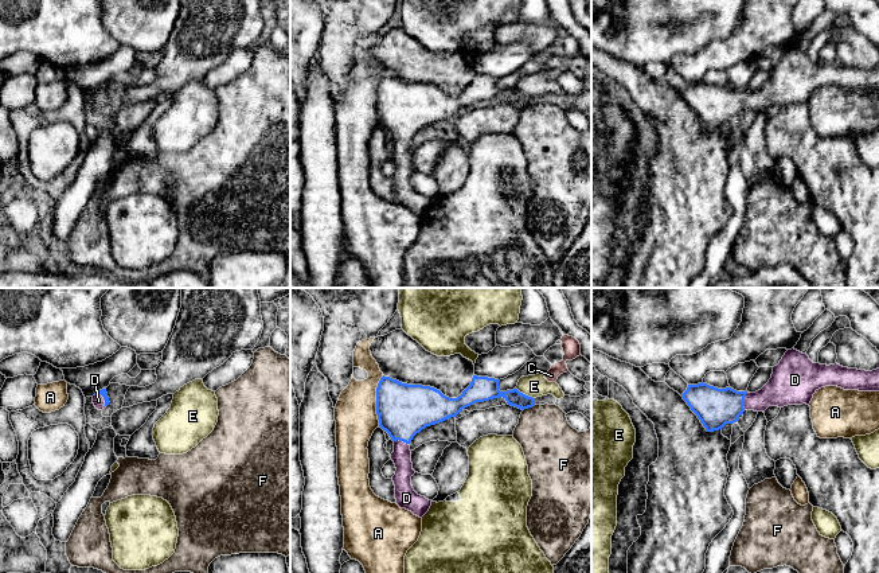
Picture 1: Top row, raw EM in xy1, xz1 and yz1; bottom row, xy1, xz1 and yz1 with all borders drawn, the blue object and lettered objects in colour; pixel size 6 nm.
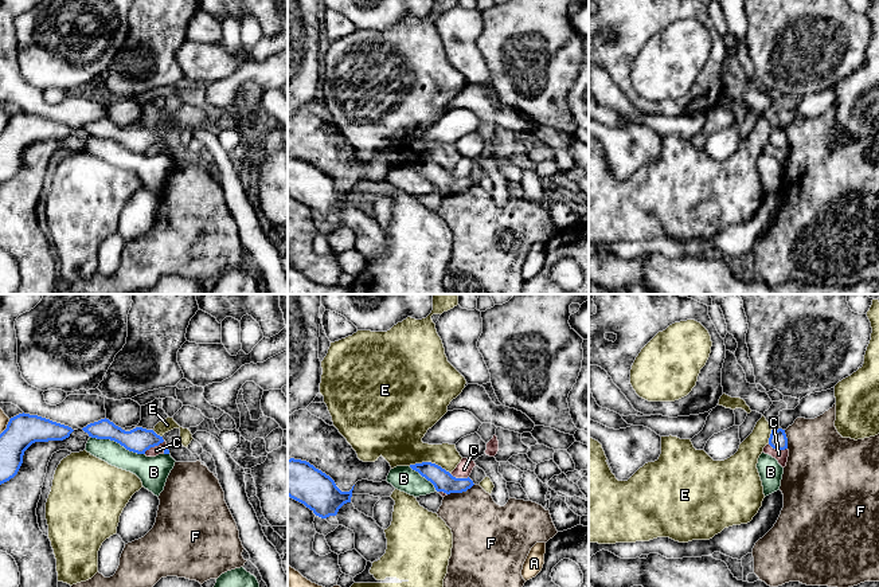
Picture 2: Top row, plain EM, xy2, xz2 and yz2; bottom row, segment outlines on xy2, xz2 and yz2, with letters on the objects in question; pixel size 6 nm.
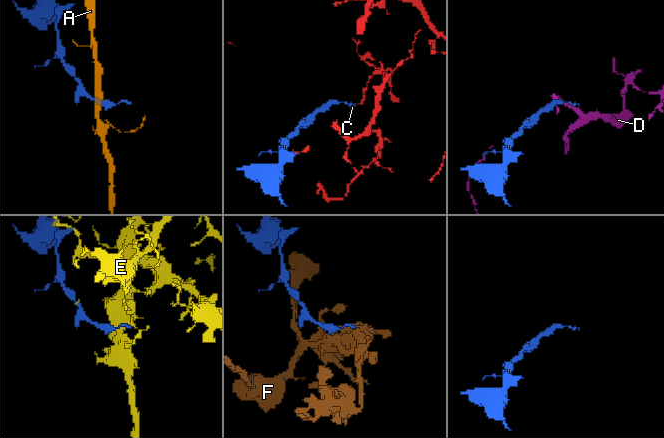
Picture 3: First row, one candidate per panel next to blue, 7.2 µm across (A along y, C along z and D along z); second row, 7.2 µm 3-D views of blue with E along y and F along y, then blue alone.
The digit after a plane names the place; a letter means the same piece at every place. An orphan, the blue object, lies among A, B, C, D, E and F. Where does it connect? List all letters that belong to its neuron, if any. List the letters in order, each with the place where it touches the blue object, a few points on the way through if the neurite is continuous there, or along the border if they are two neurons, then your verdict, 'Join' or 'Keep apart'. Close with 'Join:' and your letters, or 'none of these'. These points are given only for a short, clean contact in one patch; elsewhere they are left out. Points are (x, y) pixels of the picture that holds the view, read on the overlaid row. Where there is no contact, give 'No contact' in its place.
A: Touches blue at xz1 (377, 401). Boundary: xz1 (383, 375), (377, 388), (378, 425). Keep apart
B: Touches blue at xy2 (117, 442). Boundary: xy2 (90, 435), (113, 439), (129, 450), (144, 454). Keep apart
C: Touches blue at xy2 (153, 446). Boundary: xy2 (164, 441), (151, 446), (144, 453). Keep apart
D: Touches blue at yz1 (743, 401). Path across: yz1 (715, 408), (743, 401), (760, 401), (782, 389). Join
E: Touches blue at xz2 (429, 462). Boundary: xz2 (409, 465), (434, 462), (449, 473). Keep apart
F: Touches blue at xz2 (460, 492). Boundary: xz2 (473, 484), (465, 490), (448, 494). Keep apart
Join: D

